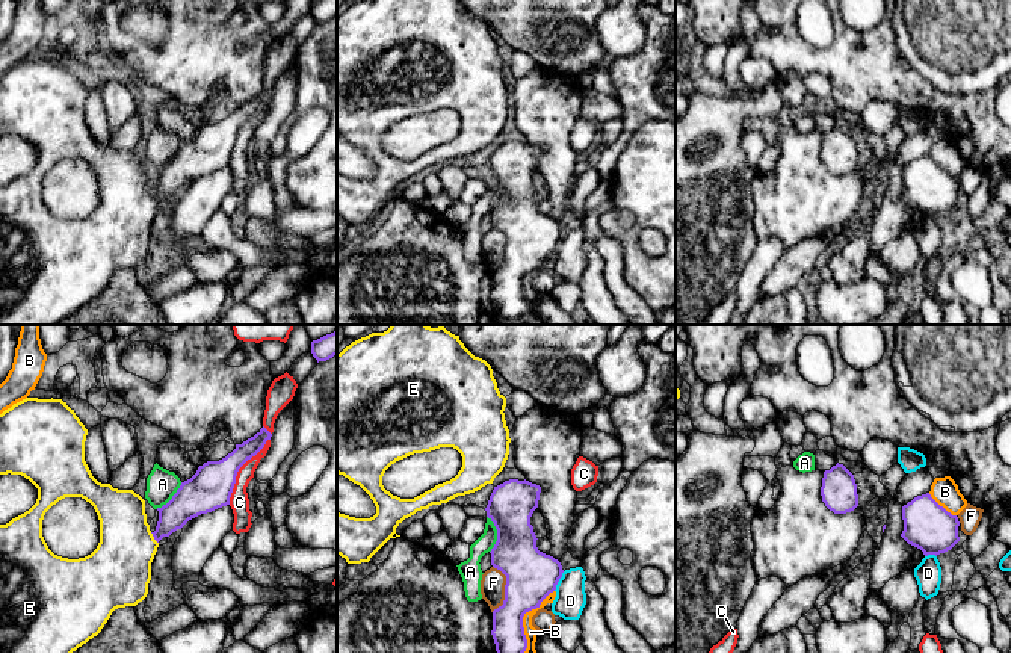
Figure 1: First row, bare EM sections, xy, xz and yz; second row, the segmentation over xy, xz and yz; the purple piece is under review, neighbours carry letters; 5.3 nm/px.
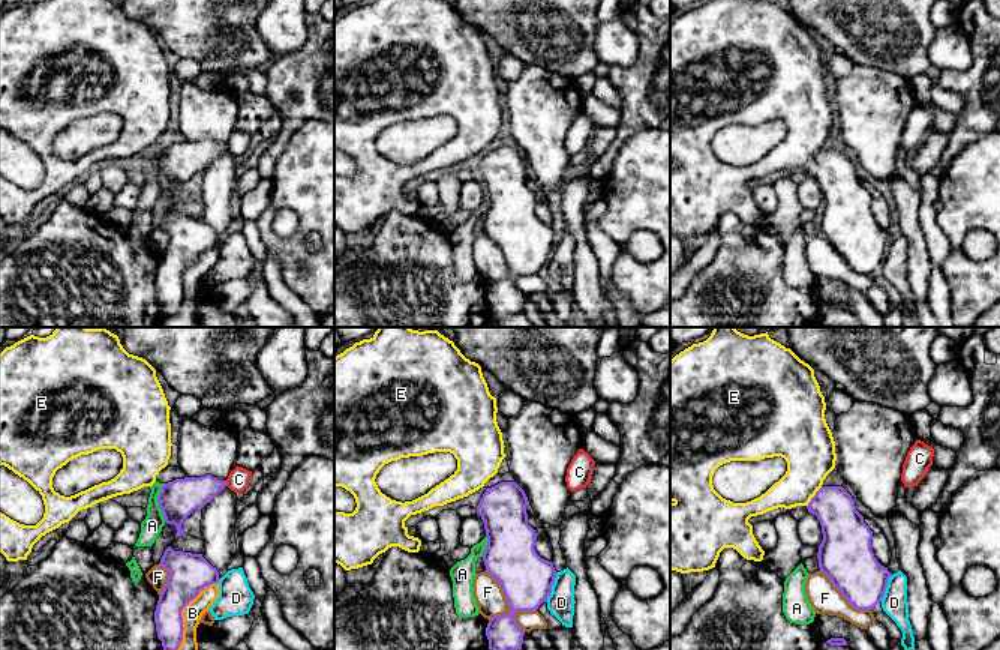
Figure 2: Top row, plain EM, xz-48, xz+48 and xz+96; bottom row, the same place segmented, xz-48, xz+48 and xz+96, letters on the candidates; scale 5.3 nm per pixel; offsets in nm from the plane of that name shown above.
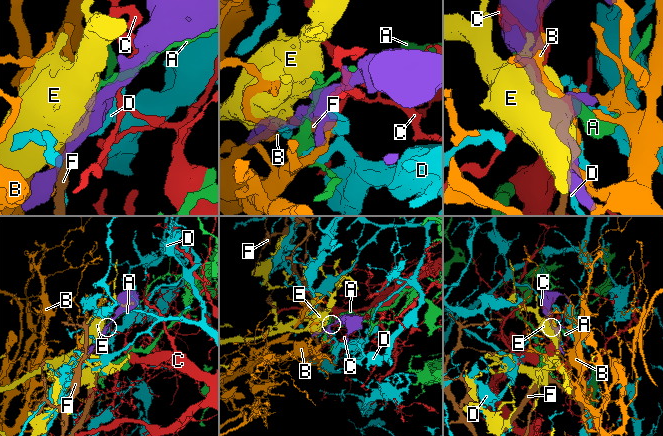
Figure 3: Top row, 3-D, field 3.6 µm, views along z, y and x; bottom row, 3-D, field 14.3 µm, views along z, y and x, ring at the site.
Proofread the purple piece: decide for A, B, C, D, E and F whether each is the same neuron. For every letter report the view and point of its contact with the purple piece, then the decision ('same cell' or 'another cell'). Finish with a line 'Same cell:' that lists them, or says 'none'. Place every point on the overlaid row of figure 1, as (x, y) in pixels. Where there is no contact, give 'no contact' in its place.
A: meets purple in xz at (497, 534); another cell
B: meets purple in xz at (522, 618); another cell
C: meets purple in xy at (238, 470); another cell
D: meets purple in xz at (558, 581); another cell
E: meets purple in xy at (154, 538); same cell
F: meets purple in xz at (505, 590); another cell
Same cell: E

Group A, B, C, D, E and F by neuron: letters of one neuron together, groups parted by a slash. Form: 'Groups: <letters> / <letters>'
Groups: A / B / C / D / E / F

